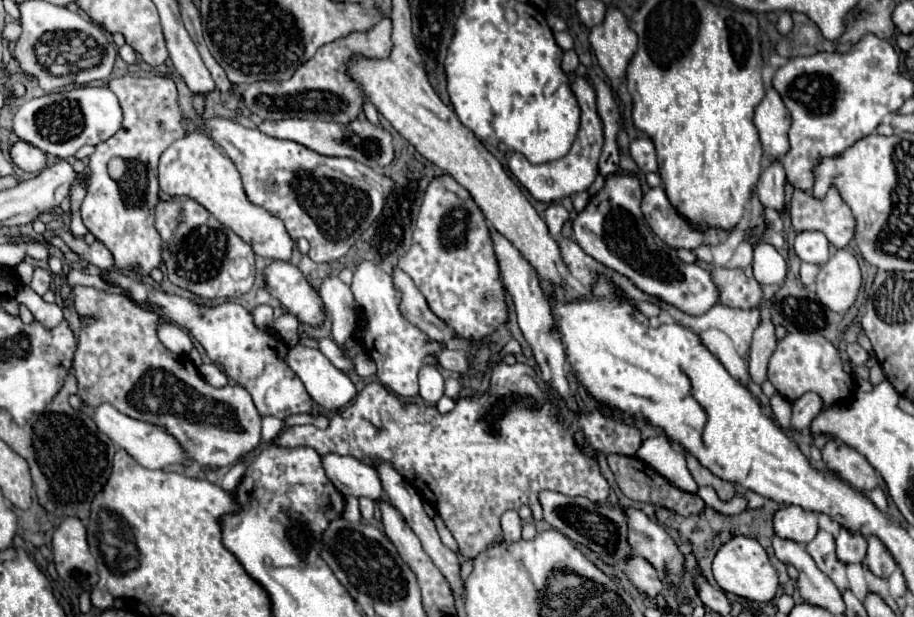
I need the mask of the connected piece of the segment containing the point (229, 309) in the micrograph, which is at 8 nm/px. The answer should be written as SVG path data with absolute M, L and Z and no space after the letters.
M102 270L100 274L106 282L120 286L122 292L130 294L132 300L140 304L148 304L154 310L160 310L160 314L190 330L190 334L204 346L206 354L212 362L216 362L220 368L224 368L226 376L230 380L236 380L240 386L244 386L258 412L262 416L276 416L280 420L288 418L290 414L310 414L312 412L312 400L300 382L300 378L286 366L284 358L278 354L278 350L286 350L286 344L274 334L274 332L262 332L252 324L252 314L234 302L224 302L216 308L198 306L192 300L166 294L162 290L156 290L152 284L142 282L142 278L130 274L122 274L120 270Z

